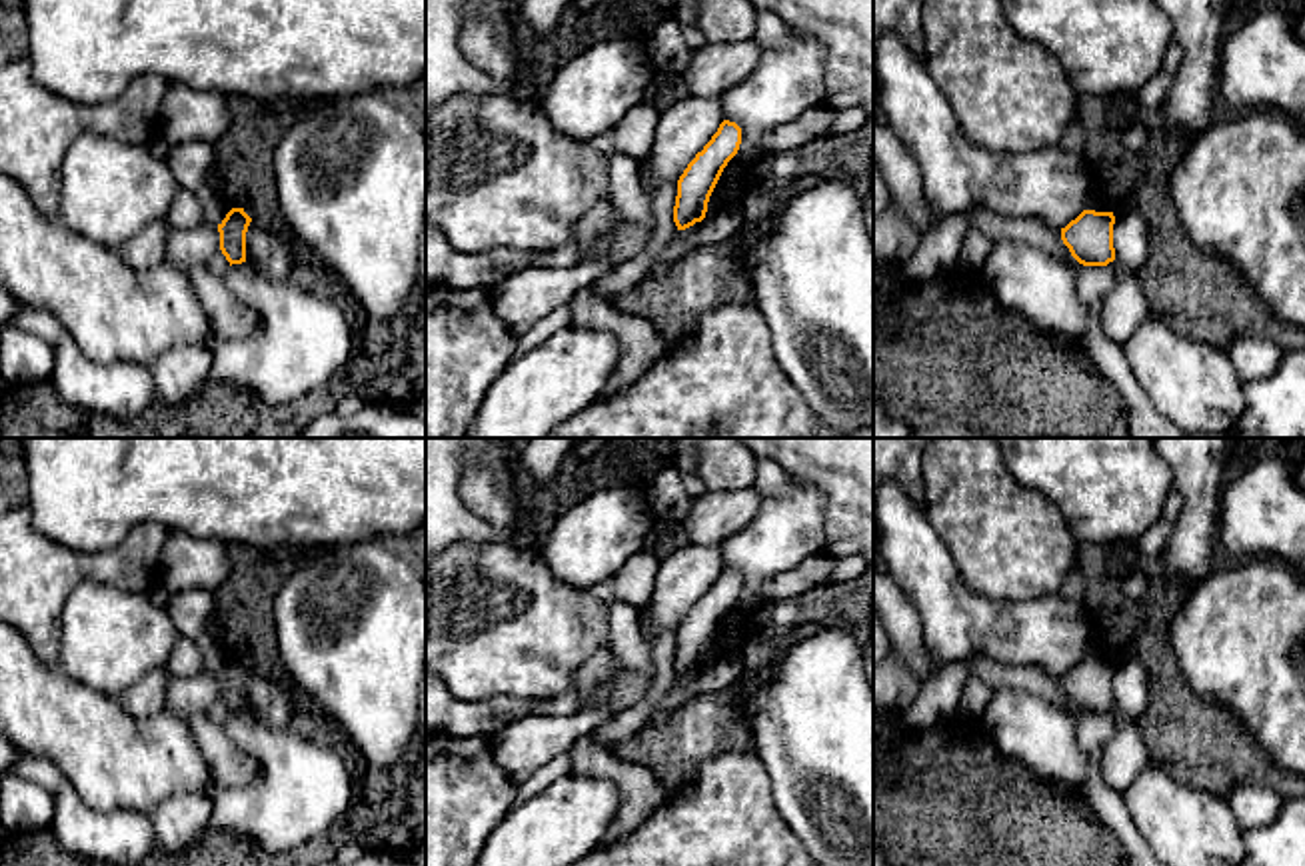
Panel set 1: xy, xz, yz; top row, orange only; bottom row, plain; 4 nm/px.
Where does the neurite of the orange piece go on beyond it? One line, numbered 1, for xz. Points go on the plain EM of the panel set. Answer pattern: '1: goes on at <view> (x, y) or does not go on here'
1: does not go on here

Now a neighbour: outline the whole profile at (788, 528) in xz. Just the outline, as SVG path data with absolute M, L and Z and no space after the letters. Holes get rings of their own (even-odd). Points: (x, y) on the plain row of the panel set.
M793 482L785 496L763 496L751 524L719 546L723 568L741 576L741 592L723 616L705 664L737 654L743 622L761 606L759 590L767 580L825 552L825 494L813 484Z

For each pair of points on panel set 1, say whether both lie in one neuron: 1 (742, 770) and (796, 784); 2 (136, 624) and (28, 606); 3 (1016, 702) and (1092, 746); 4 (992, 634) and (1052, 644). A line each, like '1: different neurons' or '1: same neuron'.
1: different neurons
2: different neurons
3: different neurons
4: same neuron

